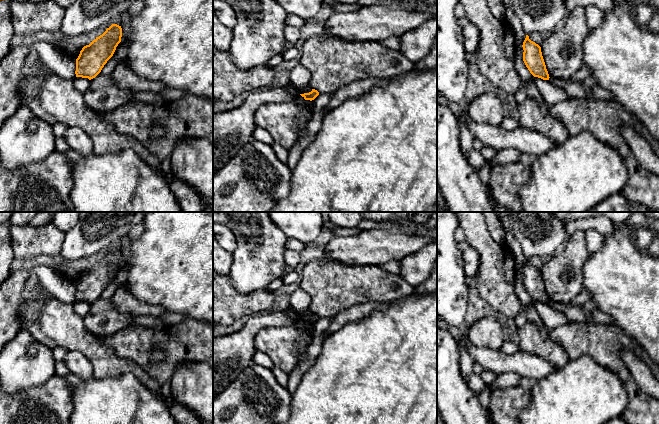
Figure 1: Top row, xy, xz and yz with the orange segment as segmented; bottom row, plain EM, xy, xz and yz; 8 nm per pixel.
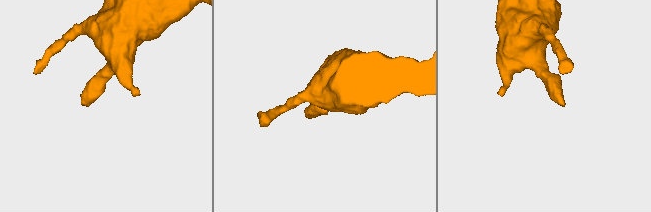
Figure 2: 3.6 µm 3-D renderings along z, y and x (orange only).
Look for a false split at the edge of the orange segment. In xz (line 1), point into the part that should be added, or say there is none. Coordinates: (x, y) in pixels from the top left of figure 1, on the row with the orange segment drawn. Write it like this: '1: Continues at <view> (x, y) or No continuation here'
1: No continuation here

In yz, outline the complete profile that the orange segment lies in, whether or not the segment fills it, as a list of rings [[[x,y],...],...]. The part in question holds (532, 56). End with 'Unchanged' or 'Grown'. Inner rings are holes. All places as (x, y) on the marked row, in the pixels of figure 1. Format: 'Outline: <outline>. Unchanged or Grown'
Outline: [[[526,35],[522,47],[524,50],[523,61],[530,73],[534,77],[549,80],[550,77],[542,56],[541,47],[531,41],[528,35]]]. Unchanged

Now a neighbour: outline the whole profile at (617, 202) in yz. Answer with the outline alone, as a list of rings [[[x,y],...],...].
[[[615,193],[588,212],[659,212],[659,210],[628,201],[621,193]]]

